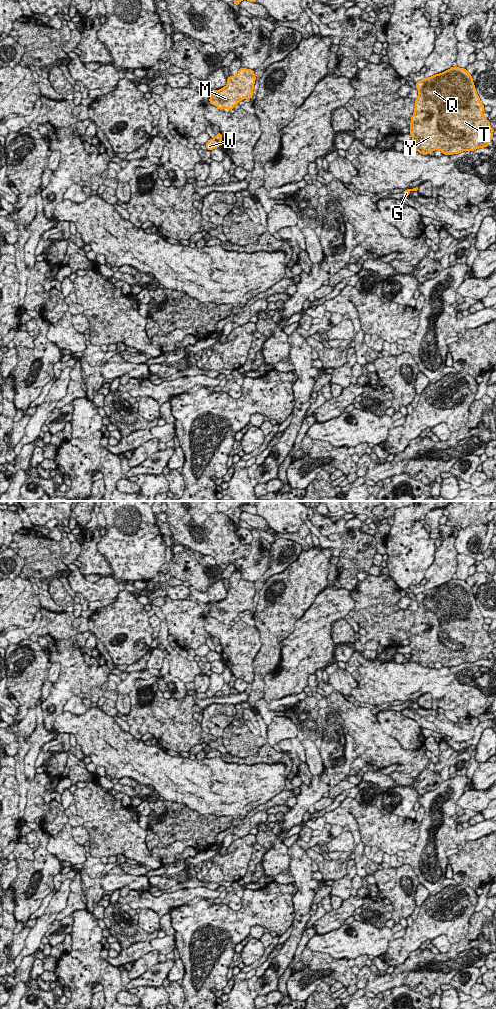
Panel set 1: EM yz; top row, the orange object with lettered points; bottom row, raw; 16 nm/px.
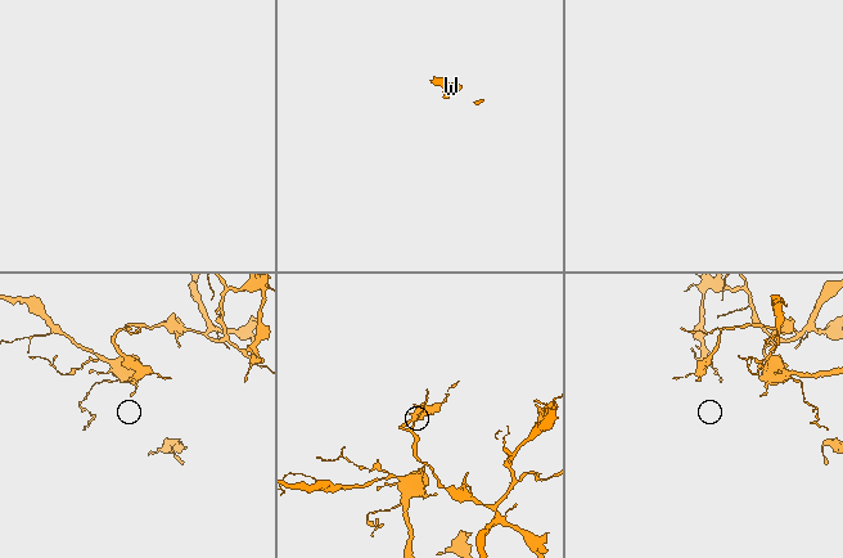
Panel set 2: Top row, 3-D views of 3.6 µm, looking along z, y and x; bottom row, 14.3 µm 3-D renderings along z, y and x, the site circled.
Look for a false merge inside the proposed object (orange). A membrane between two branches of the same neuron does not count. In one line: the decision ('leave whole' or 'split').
split

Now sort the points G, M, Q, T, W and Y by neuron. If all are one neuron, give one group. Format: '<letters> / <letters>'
G M Q T Y / W

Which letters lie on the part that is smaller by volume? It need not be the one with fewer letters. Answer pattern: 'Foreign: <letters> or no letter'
Foreign: W

